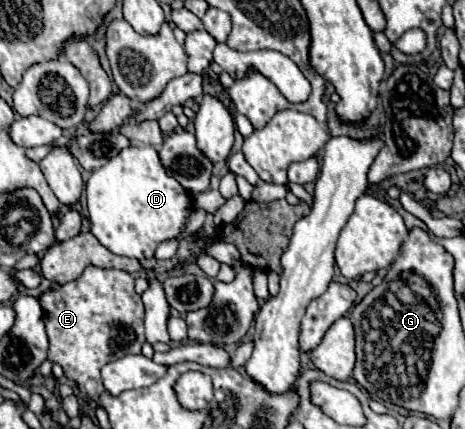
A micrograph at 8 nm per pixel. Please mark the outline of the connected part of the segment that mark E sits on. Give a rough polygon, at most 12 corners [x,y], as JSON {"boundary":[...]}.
{"boundary":[[88,266],[44,292],[48,360],[90,400],[140,354],[134,276]]}

